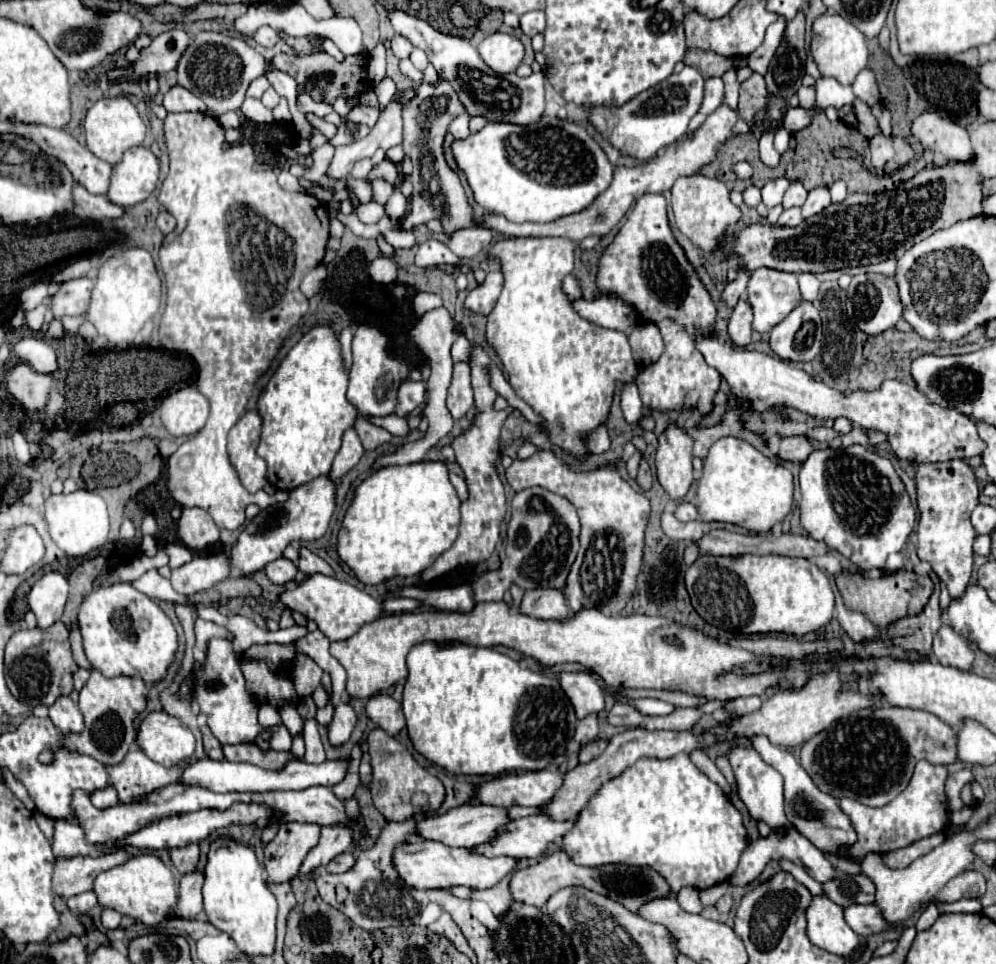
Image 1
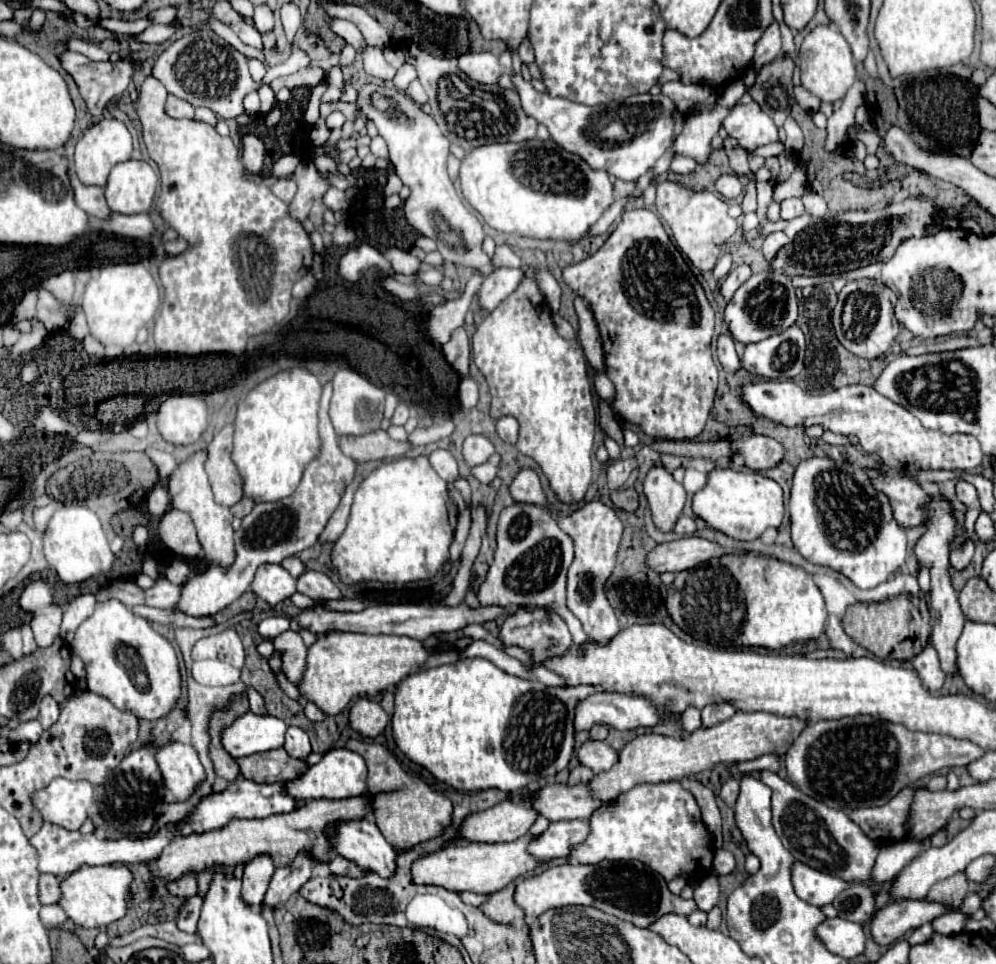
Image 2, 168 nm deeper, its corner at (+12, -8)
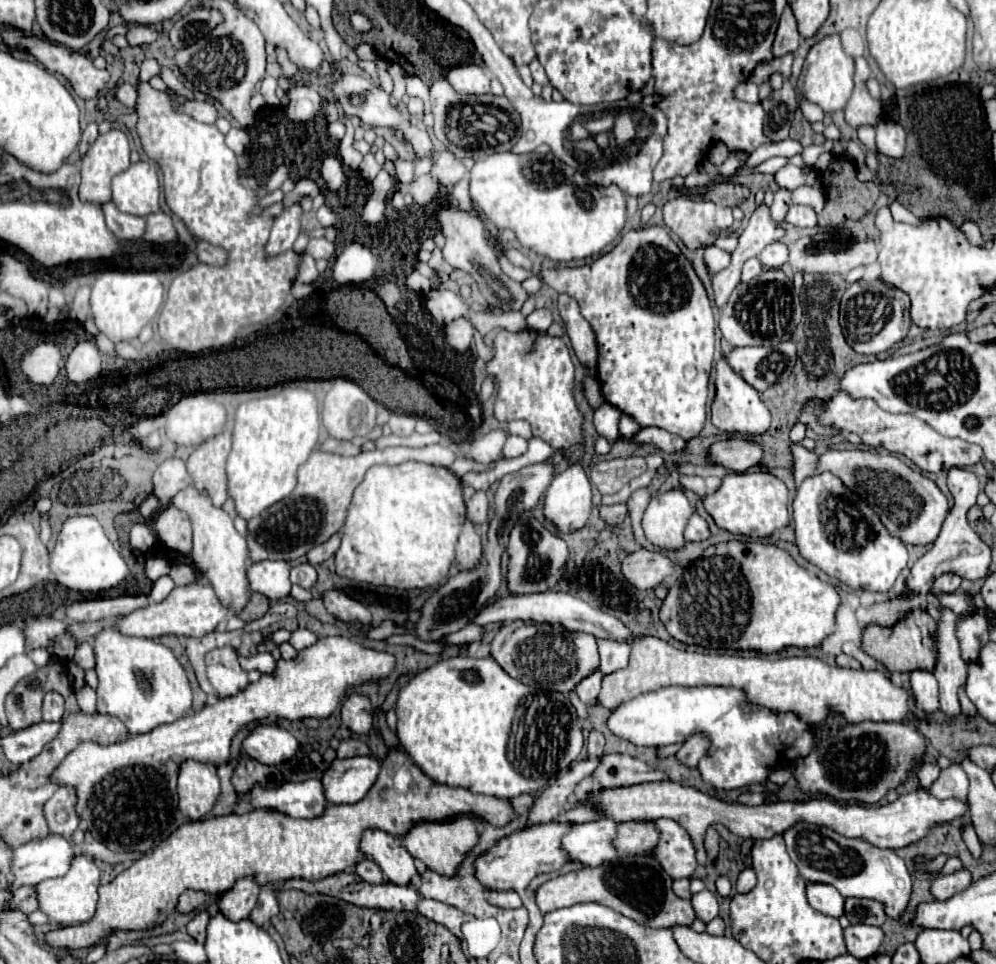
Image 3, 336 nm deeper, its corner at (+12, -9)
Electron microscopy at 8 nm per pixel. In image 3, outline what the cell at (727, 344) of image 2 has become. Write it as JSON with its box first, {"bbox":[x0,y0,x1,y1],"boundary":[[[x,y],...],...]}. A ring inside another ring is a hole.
{"bbox":[710,357,770,435],"boundary":[[[724,357],[716,365],[716,395],[710,407],[712,413],[712,425],[726,433],[740,433],[740,435],[762,435],[770,427],[770,411],[760,399],[758,391],[744,383],[740,375],[736,375],[728,363],[724,363]]]}

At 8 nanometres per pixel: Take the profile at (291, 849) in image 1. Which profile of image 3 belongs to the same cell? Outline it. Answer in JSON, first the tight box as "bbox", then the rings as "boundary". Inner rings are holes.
{"bbox":[218,877,260,921],"boundary":[[[252,877],[240,879],[228,893],[222,895],[218,909],[230,921],[242,921],[256,907],[260,885]]]}

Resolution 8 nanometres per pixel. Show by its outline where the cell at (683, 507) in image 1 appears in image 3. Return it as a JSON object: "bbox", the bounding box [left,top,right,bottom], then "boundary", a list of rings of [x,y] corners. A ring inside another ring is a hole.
{"bbox":[684,513,712,541],"boundary":[[[694,513],[694,515],[690,517],[690,521],[688,521],[686,531],[684,531],[686,541],[706,541],[710,535],[712,535],[712,533],[710,533],[710,529],[708,529],[708,523],[706,523],[698,513]]]}

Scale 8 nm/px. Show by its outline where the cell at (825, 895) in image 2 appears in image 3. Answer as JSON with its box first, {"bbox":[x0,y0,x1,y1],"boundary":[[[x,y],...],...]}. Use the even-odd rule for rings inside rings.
{"bbox":[808,885,844,917],"boundary":[[[808,885],[808,903],[818,913],[830,915],[830,917],[842,917],[844,915],[844,897],[828,885]]]}

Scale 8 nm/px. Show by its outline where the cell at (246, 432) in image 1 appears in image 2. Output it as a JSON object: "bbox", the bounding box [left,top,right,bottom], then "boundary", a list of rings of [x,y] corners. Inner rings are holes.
{"bbox":[206,426,244,506],"boundary":[[[224,426],[208,444],[208,462],[206,472],[210,476],[210,484],[216,496],[216,502],[222,506],[234,506],[242,500],[244,480],[232,462],[232,434],[234,426]]]}

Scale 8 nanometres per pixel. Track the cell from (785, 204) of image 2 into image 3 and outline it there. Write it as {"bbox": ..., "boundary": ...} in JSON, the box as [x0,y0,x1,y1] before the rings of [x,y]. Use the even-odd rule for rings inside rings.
{"bbox":[786,205,818,229],"boundary":[[[792,205],[786,215],[786,221],[796,227],[802,227],[802,229],[812,229],[818,225],[818,215],[808,205]]]}

